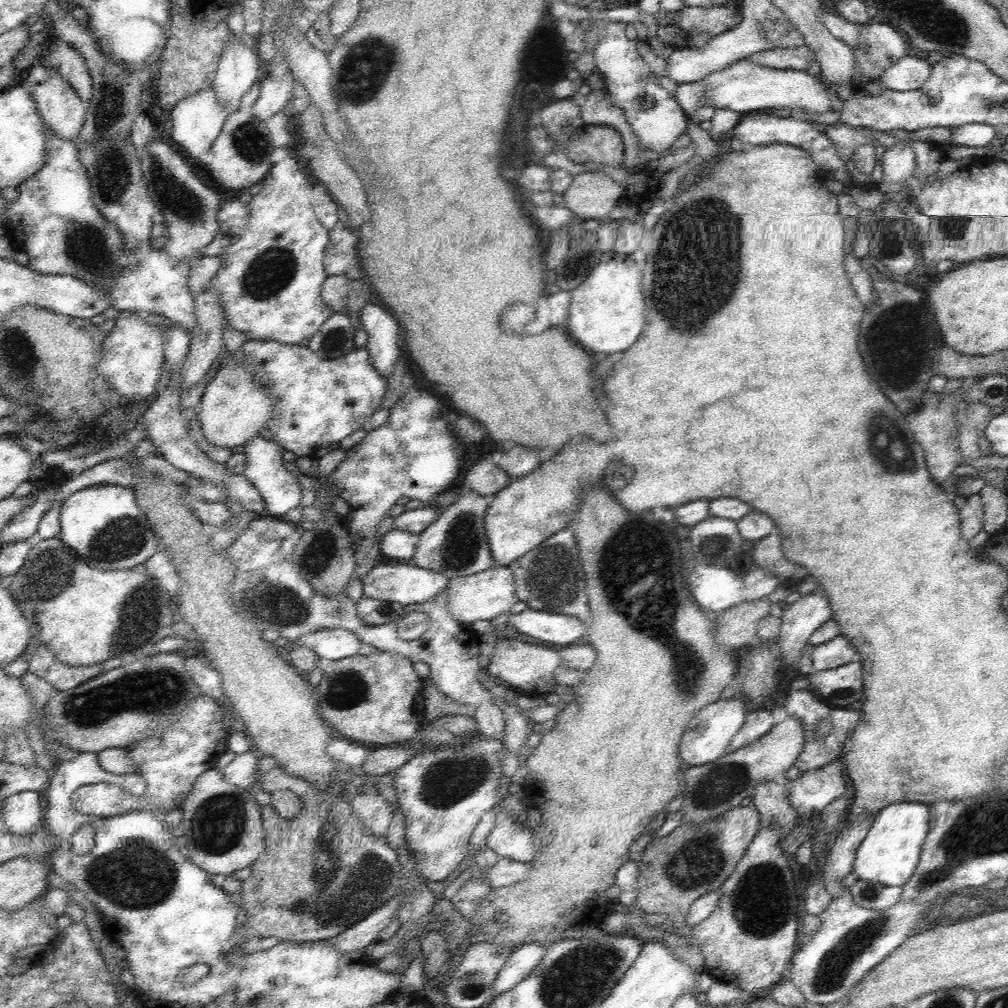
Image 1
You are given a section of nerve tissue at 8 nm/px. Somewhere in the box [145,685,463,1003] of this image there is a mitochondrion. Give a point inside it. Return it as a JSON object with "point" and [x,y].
{"point":[218,821]}

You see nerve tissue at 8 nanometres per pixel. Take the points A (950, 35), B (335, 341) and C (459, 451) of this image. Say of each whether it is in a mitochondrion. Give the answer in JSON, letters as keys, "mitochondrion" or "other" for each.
{"A":"other","B":"mitochondrion","C":"other"}

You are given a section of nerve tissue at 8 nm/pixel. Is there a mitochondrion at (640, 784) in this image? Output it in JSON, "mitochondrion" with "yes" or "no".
{"mitochondrion":"no"}

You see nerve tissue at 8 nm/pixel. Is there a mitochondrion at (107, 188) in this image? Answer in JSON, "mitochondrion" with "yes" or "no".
{"mitochondrion":"yes"}

